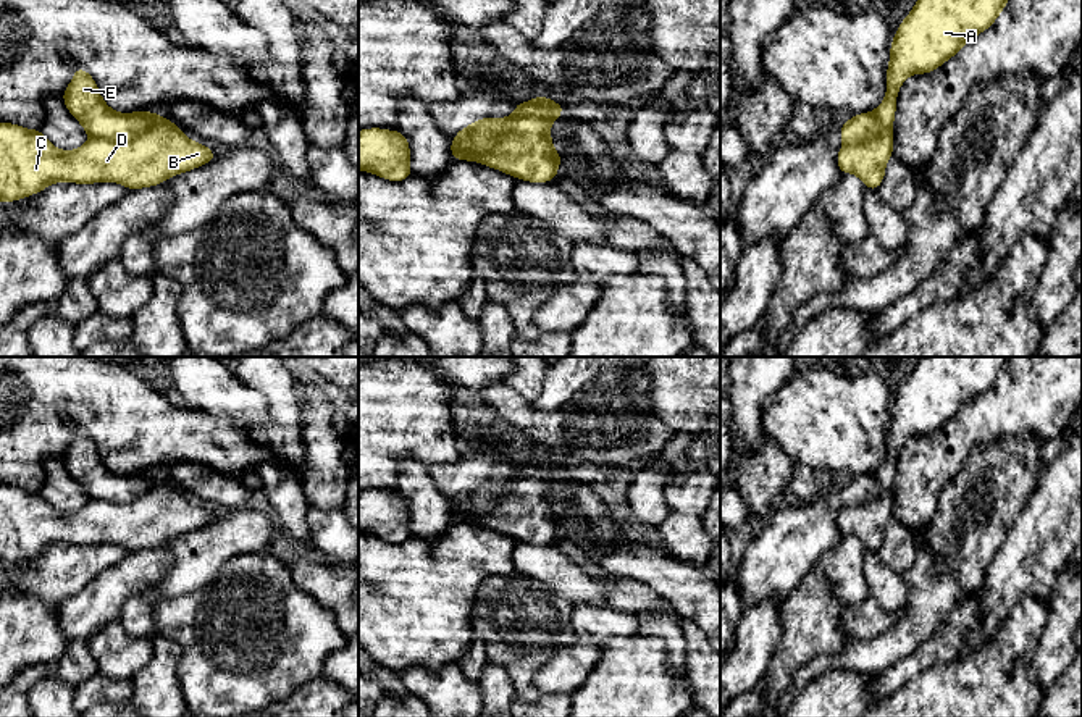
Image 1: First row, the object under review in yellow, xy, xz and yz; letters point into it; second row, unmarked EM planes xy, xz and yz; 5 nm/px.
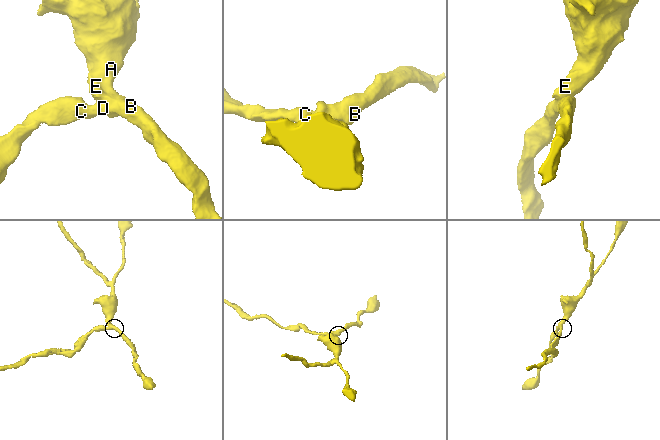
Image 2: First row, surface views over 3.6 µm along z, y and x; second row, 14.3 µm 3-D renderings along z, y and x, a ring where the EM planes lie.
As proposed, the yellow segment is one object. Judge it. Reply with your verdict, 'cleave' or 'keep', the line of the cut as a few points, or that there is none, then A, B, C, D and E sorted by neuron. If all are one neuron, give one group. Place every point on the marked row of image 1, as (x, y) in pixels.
cleave | xy (157, 113), (133, 138), (121, 141), (91, 138) | A E / B C D

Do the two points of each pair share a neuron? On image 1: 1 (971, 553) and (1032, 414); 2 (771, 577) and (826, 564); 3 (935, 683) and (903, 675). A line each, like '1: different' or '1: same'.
1: different
2: different
3: different

